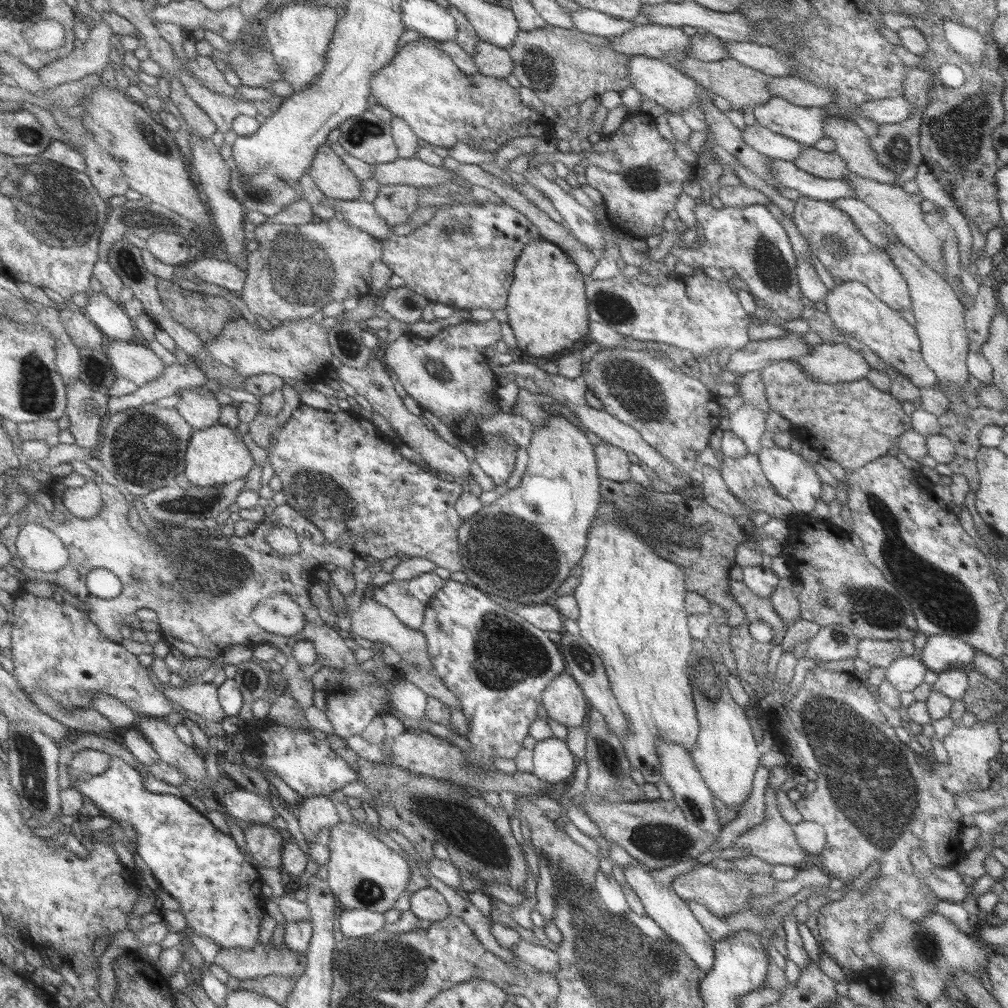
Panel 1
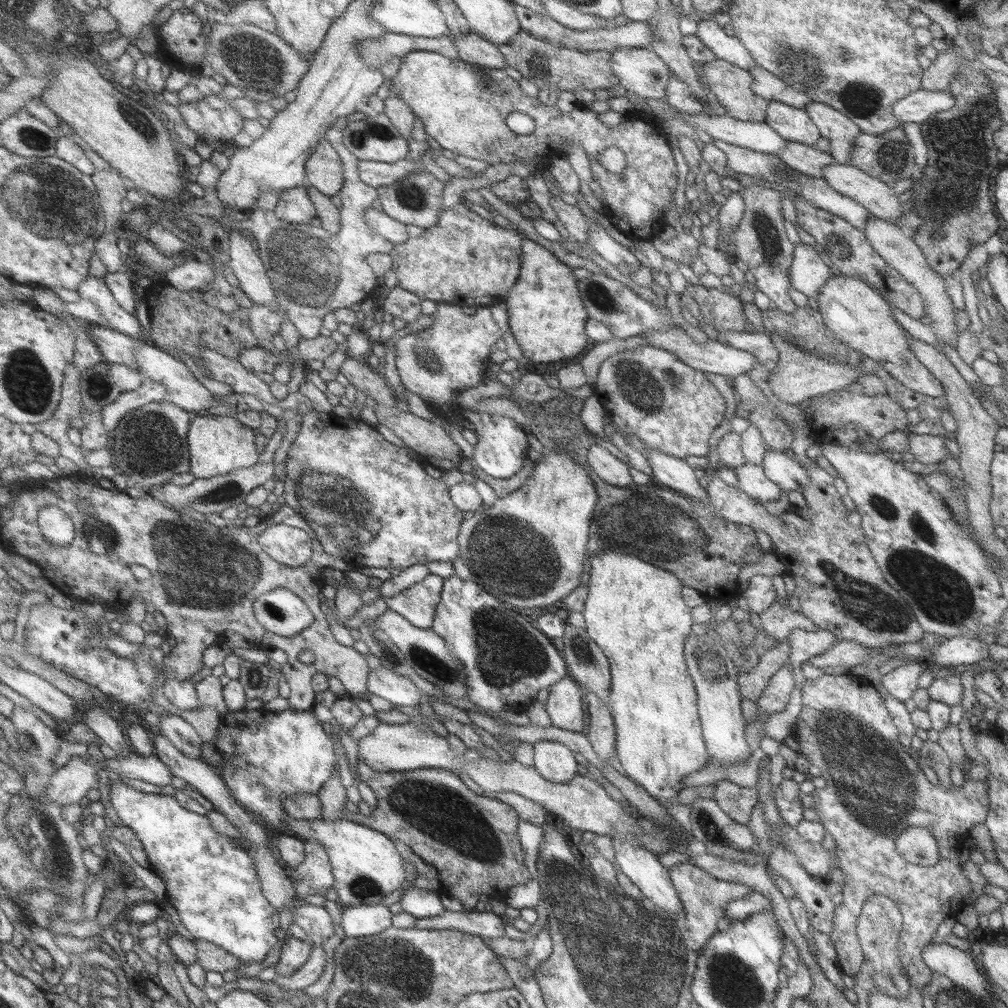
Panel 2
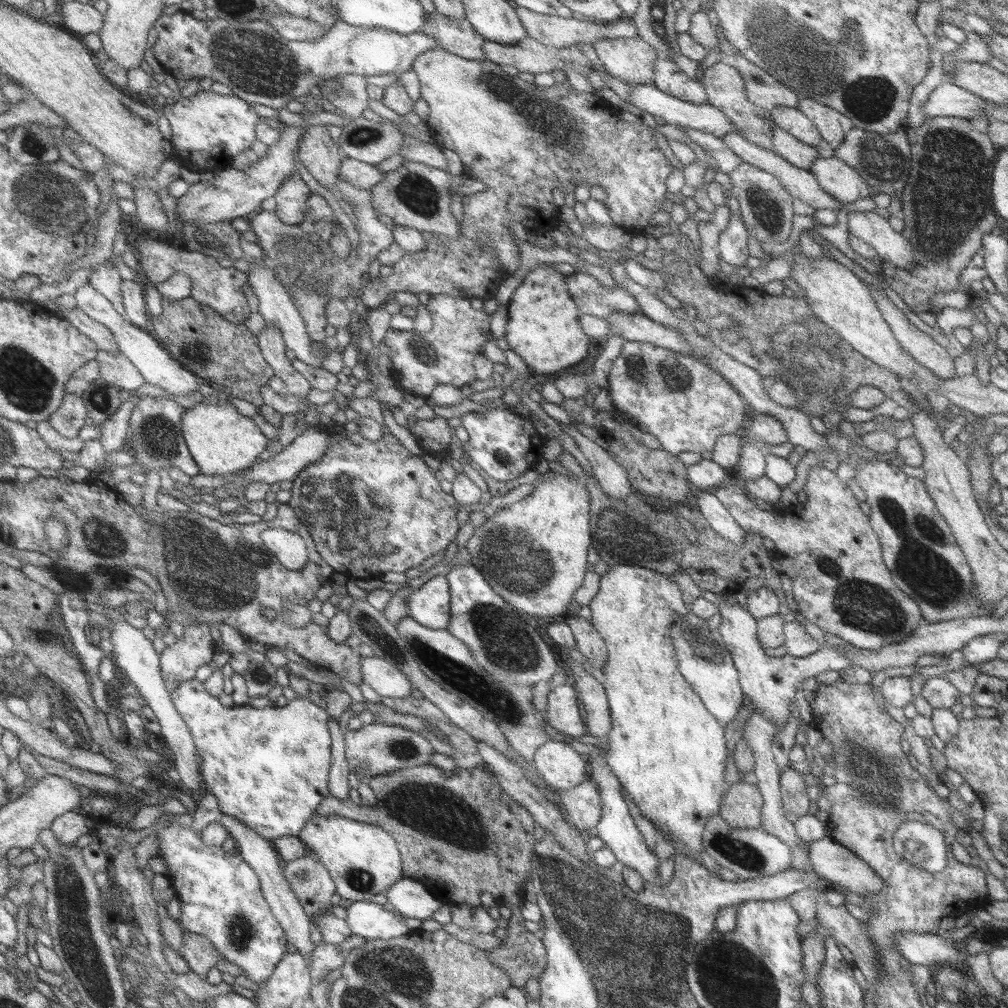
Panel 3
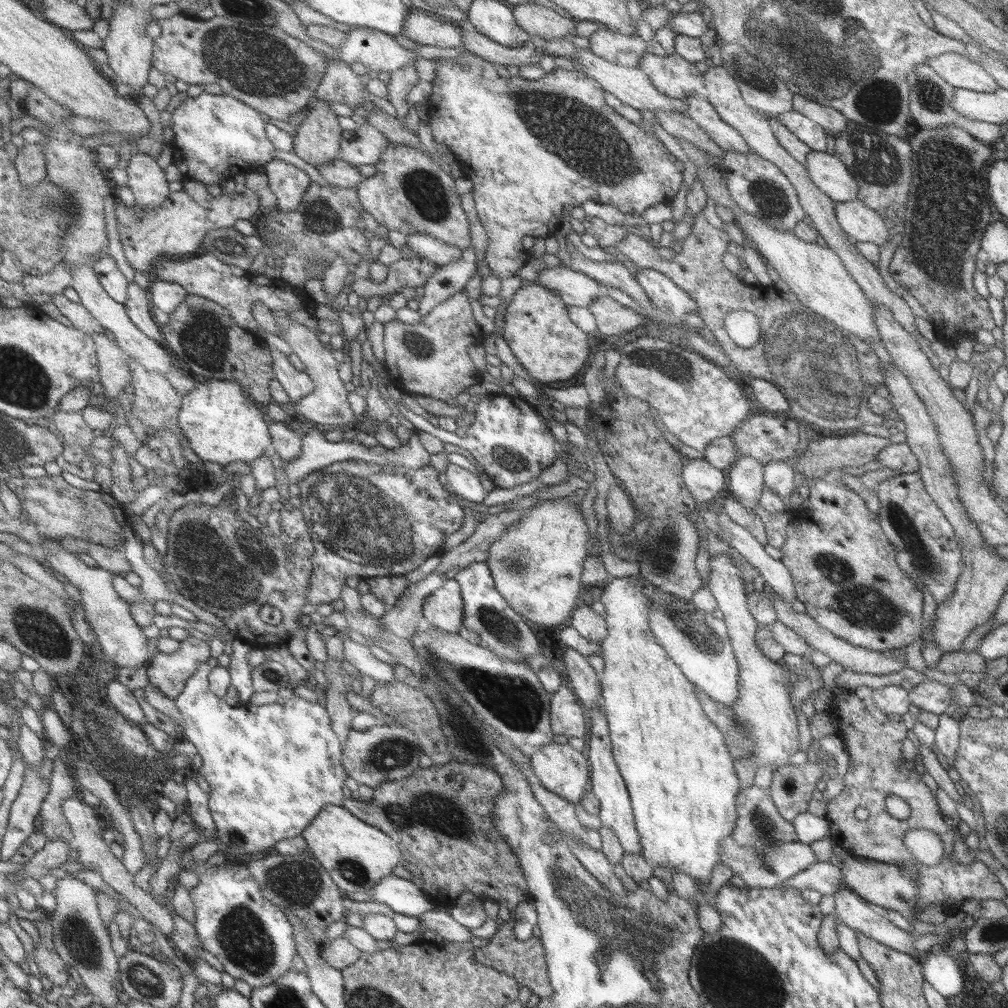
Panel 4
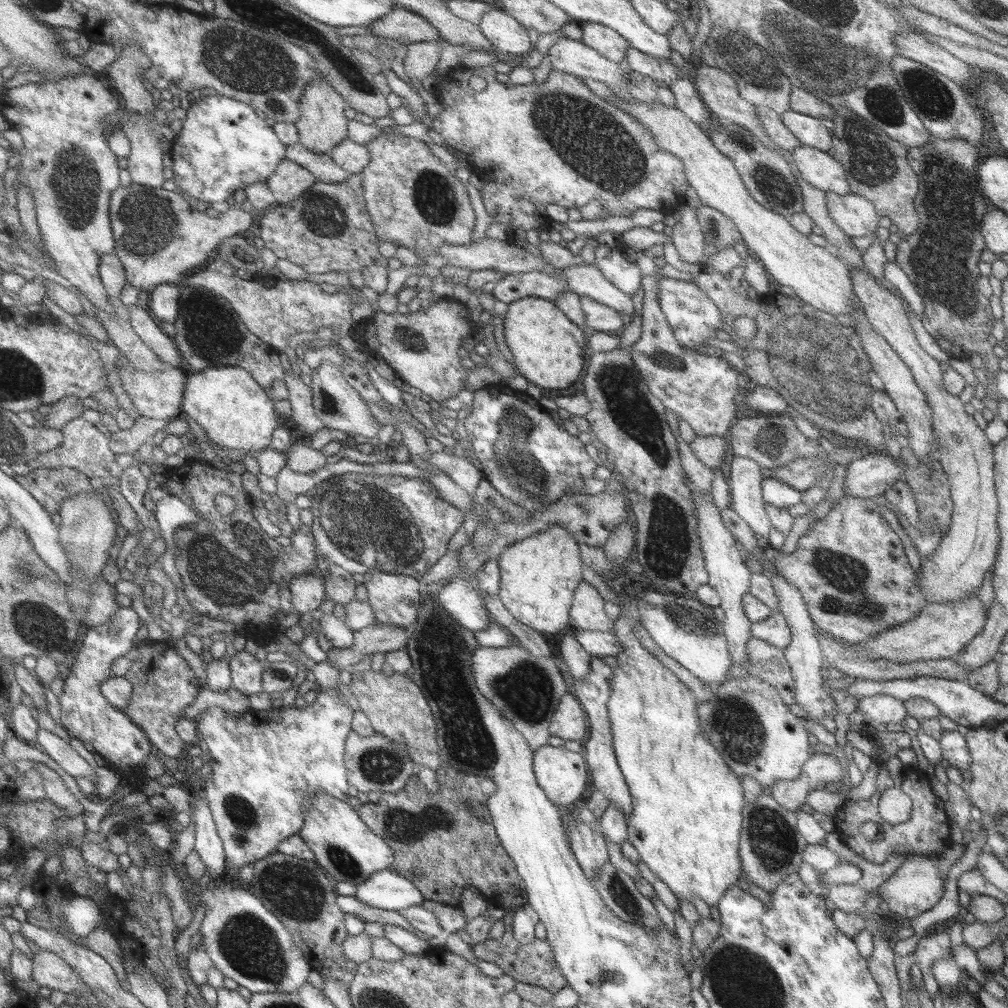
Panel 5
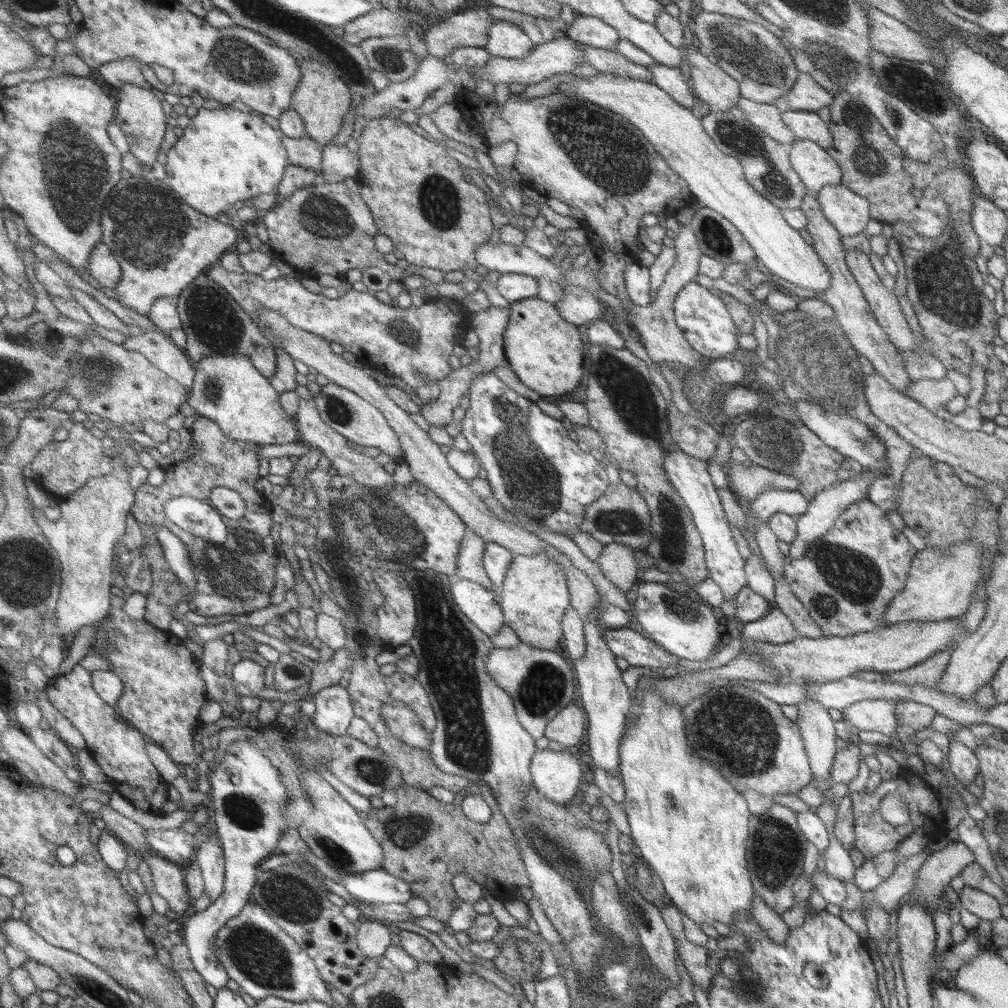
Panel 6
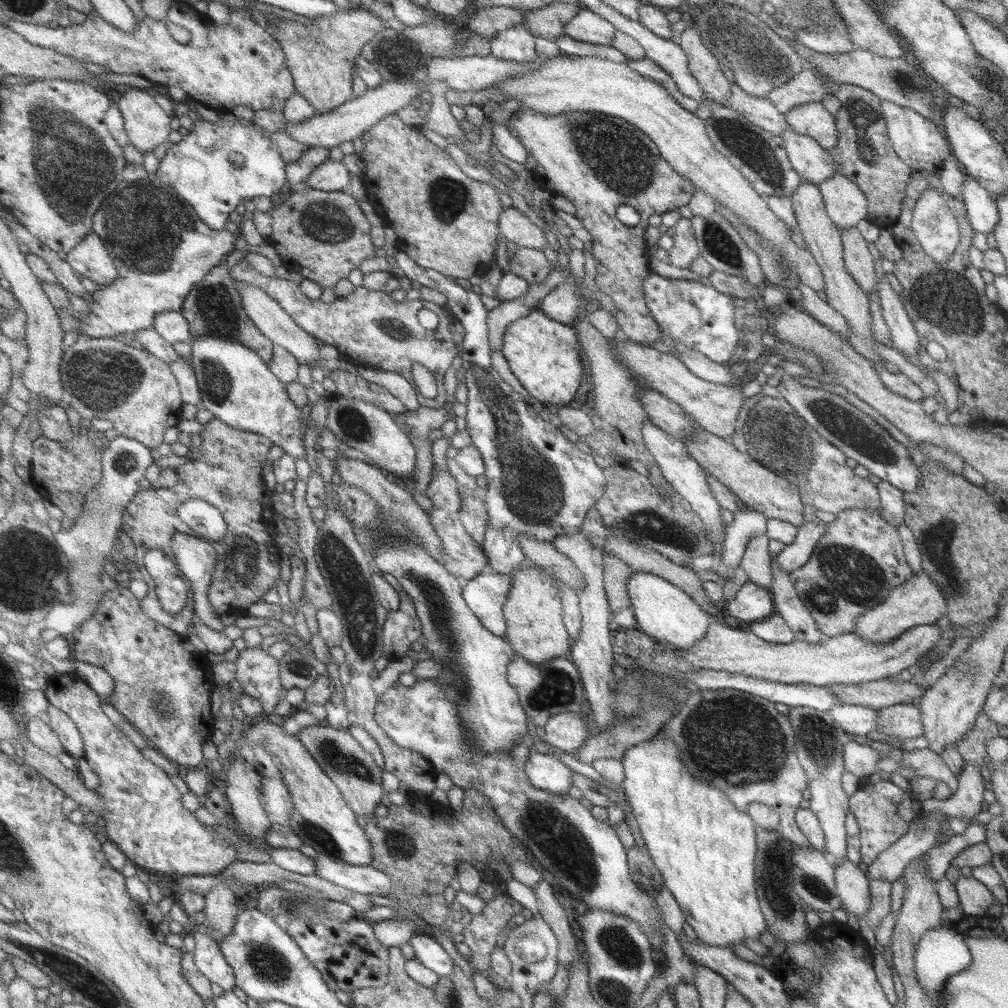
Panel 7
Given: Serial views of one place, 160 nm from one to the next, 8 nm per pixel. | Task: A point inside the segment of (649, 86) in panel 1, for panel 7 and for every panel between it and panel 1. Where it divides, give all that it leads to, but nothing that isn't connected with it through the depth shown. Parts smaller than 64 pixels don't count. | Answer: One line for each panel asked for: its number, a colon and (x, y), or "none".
2: (640, 71)
3: (631, 61)
4: (615, 48)
5: (607, 43)
6: (585, 30)
7: (587, 27)

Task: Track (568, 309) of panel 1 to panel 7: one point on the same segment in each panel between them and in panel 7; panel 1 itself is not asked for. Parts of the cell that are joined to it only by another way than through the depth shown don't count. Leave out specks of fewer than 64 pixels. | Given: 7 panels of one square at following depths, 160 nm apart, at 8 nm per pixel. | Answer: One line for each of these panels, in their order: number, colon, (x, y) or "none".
2: (545, 315)
3: (542, 328)
4: (550, 348)
5: (546, 347)
6: (543, 351)
7: (543, 355)

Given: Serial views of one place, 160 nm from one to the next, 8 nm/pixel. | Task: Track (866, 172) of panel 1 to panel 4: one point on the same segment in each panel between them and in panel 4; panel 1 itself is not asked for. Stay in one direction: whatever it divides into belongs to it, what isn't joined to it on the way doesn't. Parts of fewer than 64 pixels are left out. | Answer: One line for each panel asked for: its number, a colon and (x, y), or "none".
2: (840, 132)
3: (831, 125)
4: (831, 121)

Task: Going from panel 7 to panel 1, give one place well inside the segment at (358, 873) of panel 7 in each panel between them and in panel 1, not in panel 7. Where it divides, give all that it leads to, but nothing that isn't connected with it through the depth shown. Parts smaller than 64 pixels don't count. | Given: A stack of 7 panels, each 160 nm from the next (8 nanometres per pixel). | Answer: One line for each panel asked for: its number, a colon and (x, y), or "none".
1: (427, 904)
2: (415, 902)
3: (411, 899)
4: (404, 897)
5: (386, 890)
6: (378, 887)

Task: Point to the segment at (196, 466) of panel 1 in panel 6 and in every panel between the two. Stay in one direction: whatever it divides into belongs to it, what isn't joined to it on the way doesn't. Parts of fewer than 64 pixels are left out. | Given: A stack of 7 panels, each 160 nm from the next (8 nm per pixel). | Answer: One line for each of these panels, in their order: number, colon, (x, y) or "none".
2: (218, 445)
3: (221, 440)
4: (222, 424)
5: (235, 412)
6: (228, 389)

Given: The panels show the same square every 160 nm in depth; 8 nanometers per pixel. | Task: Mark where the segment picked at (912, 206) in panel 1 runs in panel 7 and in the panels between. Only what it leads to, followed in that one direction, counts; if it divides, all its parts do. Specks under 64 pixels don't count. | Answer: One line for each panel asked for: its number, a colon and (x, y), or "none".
2: (877, 198)
3: (834, 177)
4: (826, 172)
5: (816, 168)
6: (815, 169)
7: (812, 163)

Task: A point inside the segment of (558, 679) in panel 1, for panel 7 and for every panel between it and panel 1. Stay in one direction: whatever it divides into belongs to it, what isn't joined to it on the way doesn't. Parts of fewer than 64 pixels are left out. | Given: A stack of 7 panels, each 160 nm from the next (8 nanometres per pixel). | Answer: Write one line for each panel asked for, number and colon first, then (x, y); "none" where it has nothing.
2: (564, 705)
3: (561, 713)
4: (566, 718)
5: (568, 723)
6: (566, 728)
7: (564, 732)

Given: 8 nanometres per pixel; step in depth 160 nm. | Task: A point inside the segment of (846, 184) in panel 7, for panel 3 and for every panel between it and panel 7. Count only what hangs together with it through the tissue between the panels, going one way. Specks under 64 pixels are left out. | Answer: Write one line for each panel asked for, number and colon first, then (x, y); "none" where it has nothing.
3: (869, 227)
4: (857, 221)
5: (854, 215)
6: (848, 213)

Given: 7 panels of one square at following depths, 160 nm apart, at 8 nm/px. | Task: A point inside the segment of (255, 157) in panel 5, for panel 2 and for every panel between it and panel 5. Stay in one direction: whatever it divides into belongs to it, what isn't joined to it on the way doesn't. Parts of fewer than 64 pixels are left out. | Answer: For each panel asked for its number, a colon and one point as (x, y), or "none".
2: (211, 116)
3: (208, 130)
4: (216, 137)

